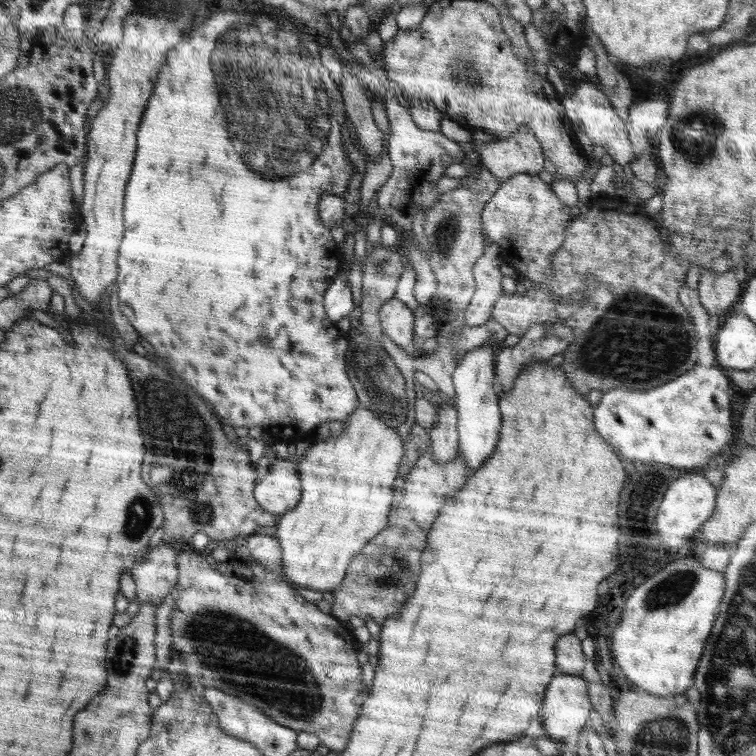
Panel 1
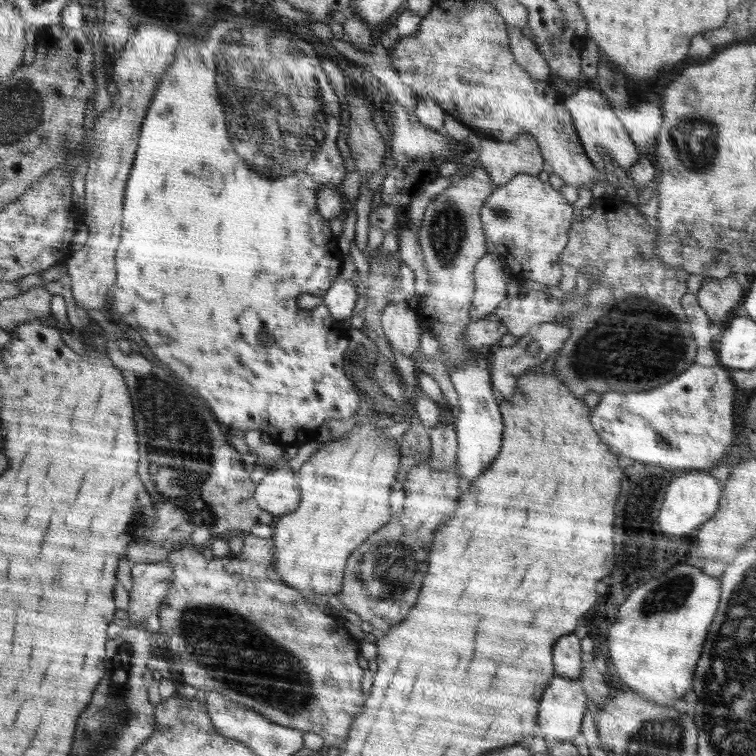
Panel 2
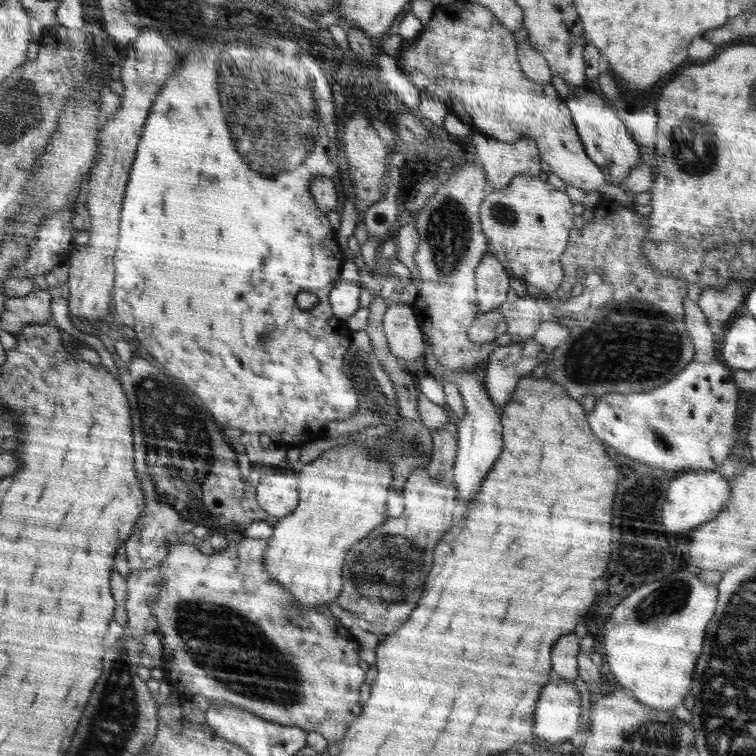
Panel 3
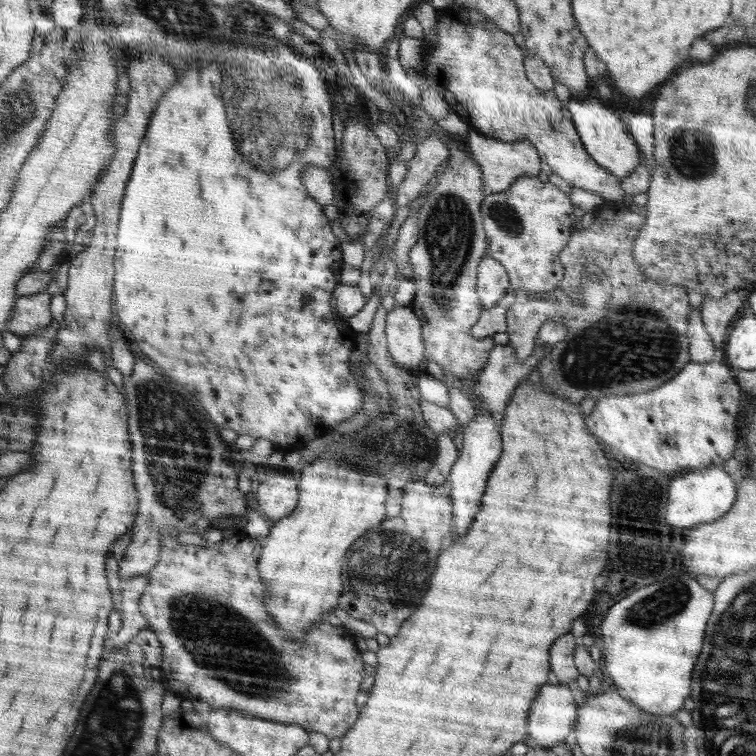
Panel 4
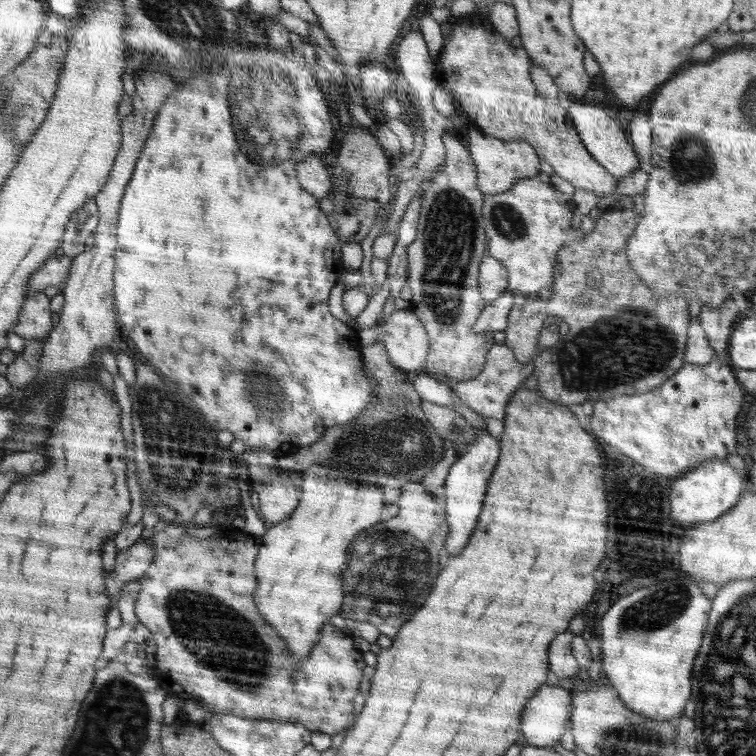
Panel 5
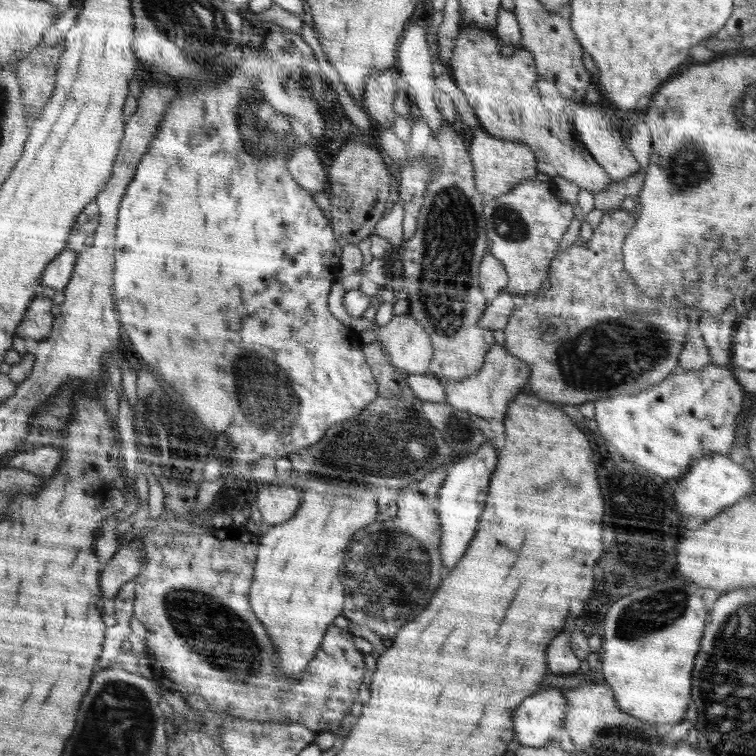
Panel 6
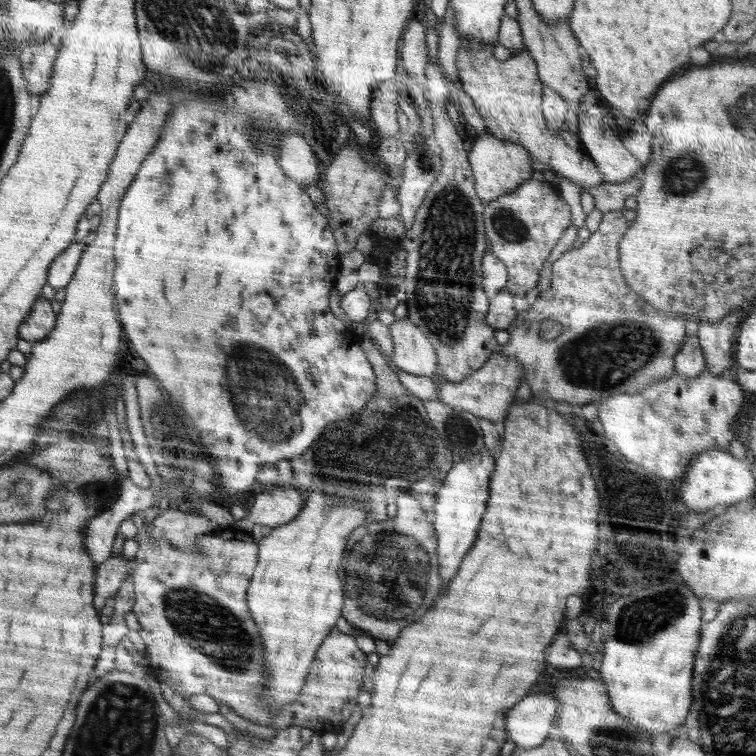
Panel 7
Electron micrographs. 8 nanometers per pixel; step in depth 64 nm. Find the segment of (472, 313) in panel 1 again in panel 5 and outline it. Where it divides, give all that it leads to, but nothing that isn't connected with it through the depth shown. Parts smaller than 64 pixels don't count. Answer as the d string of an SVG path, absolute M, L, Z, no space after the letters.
M485 254L479 264L479 293L486 304L494 302L507 291L508 275L504 265Z

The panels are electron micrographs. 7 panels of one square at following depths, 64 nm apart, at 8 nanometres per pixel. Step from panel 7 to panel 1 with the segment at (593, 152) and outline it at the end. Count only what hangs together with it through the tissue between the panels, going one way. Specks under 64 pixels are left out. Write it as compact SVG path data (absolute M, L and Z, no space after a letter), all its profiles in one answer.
M582 83L578 86L578 90L574 92L573 96L570 96L570 98L564 97L562 100L562 105L564 106L568 120L570 120L572 131L576 134L588 156L592 156L591 145L597 144L603 146L606 152L612 156L614 162L619 165L629 165L637 158L635 154L636 148L627 133L628 128L624 124L624 121L617 115L608 98L604 96L596 85Z

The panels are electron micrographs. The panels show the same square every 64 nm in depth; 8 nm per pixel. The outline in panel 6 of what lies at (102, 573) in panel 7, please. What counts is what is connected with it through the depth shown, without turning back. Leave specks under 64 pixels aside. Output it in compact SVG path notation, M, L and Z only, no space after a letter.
M119 547L112 561L104 568L104 580L100 580L103 598L114 599L122 585L140 575L142 565L144 565L142 548Z

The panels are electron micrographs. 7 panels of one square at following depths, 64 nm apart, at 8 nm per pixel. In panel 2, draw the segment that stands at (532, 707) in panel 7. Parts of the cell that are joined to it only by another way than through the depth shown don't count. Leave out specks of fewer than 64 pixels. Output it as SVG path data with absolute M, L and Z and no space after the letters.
M557 675L548 684L541 696L537 723L544 736L547 747L552 748L556 742L574 739L581 734L581 724L585 717L585 711L592 708L591 701L587 698L579 680Z

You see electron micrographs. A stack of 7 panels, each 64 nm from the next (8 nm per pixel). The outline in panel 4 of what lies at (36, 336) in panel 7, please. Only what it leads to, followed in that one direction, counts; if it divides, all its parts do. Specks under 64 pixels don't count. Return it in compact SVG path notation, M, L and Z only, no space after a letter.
M44 291L19 297L16 300L14 314L8 322L8 330L12 333L34 335L50 326L50 295Z

